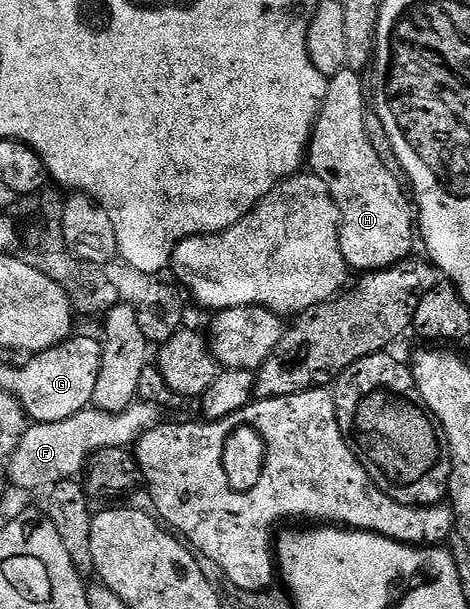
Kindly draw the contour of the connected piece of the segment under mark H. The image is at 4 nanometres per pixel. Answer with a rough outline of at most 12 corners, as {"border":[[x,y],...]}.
{"border":[[362,76],[328,80],[309,169],[352,270],[412,256],[408,194],[365,133]]}

